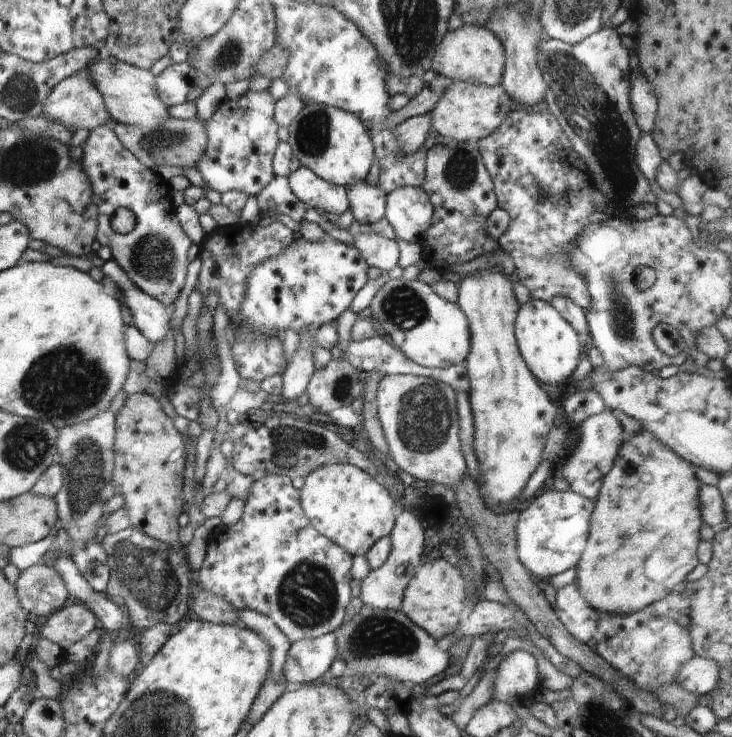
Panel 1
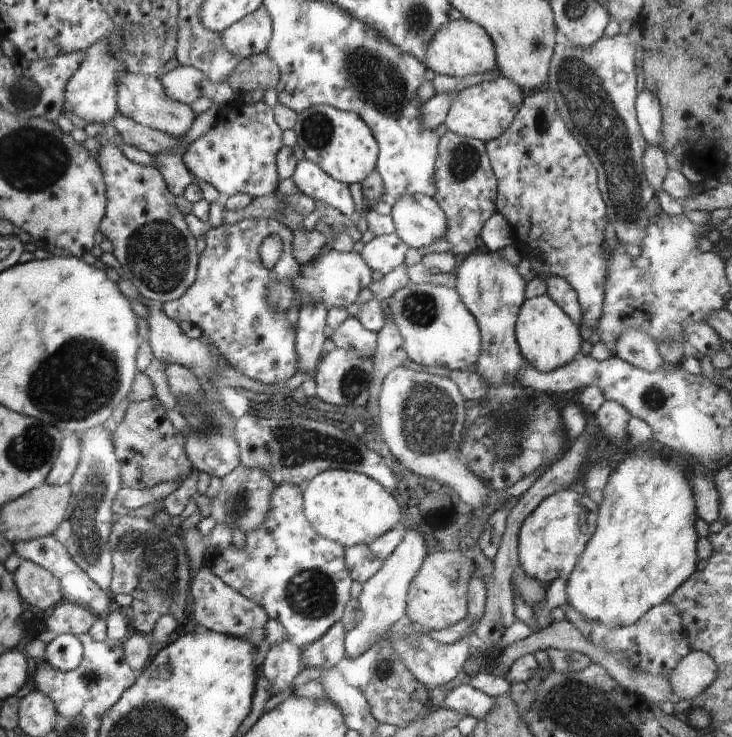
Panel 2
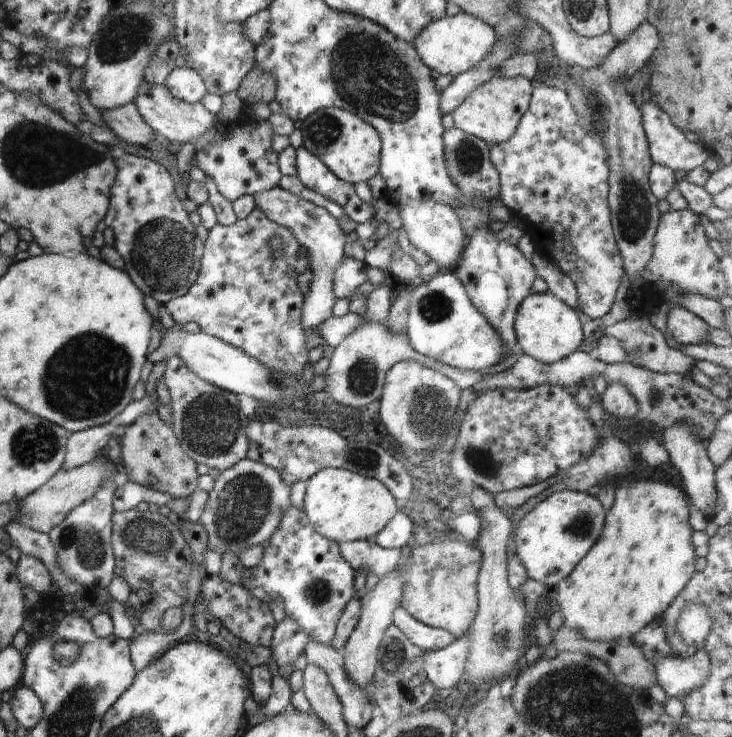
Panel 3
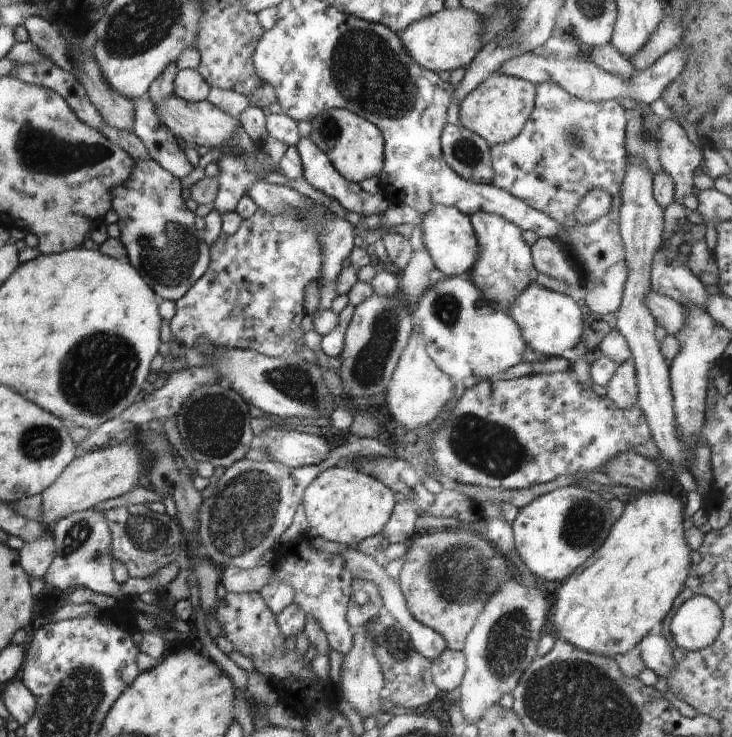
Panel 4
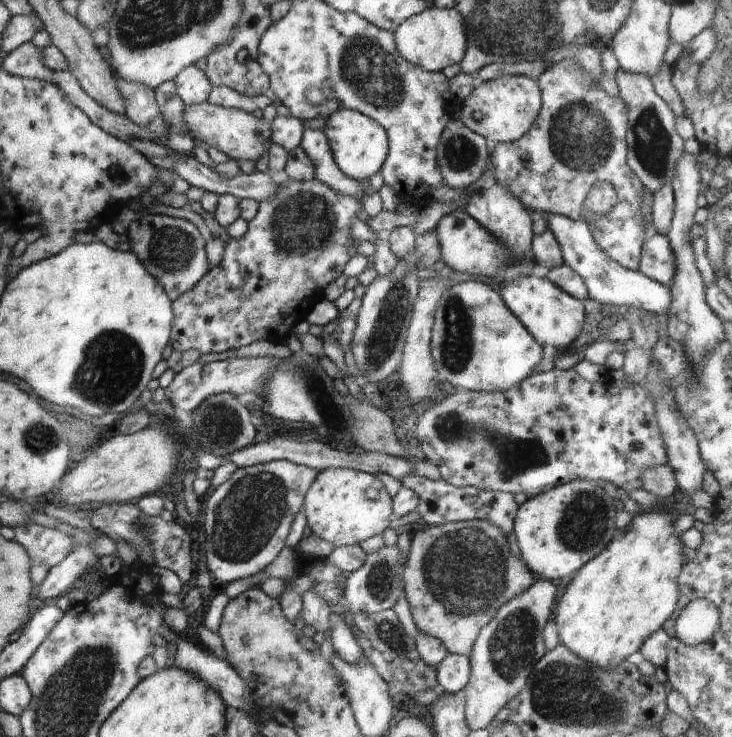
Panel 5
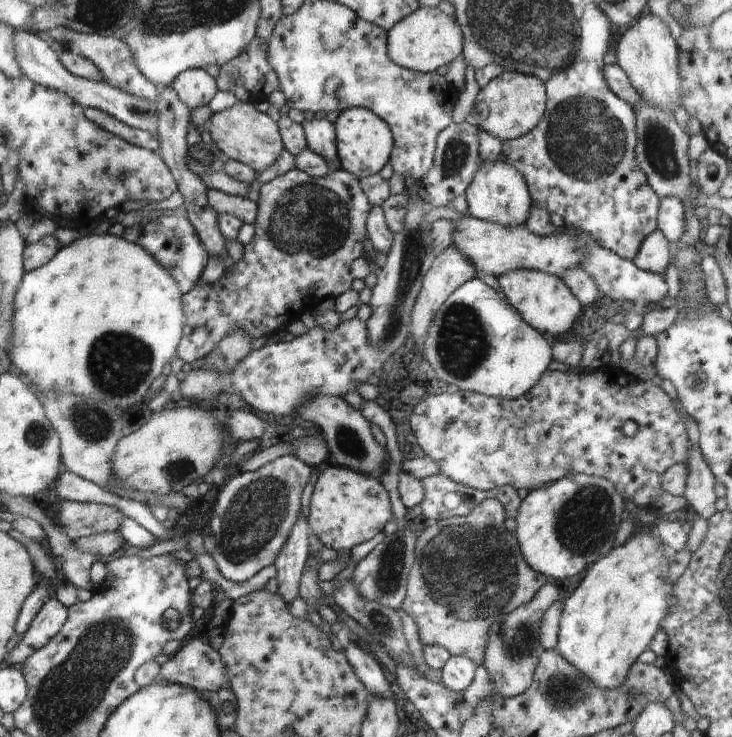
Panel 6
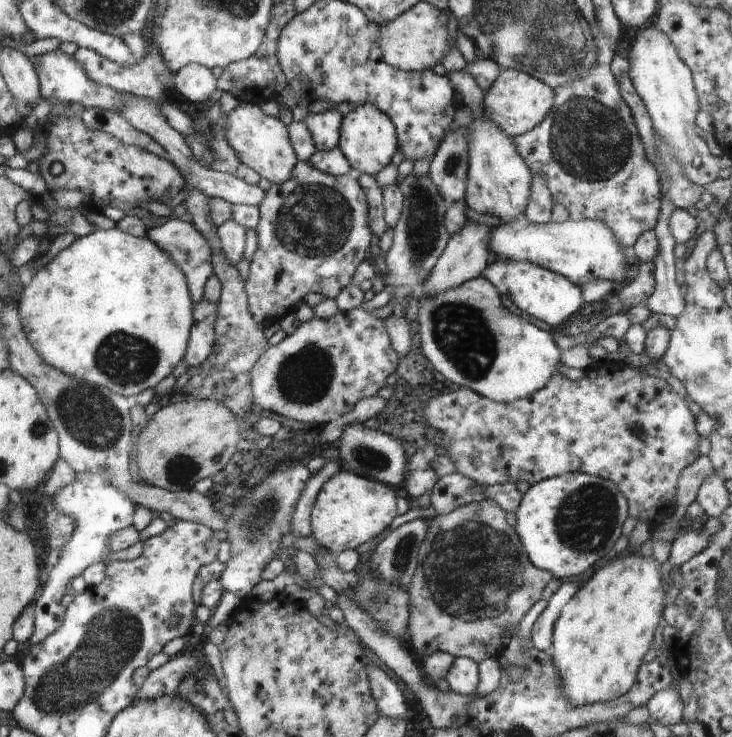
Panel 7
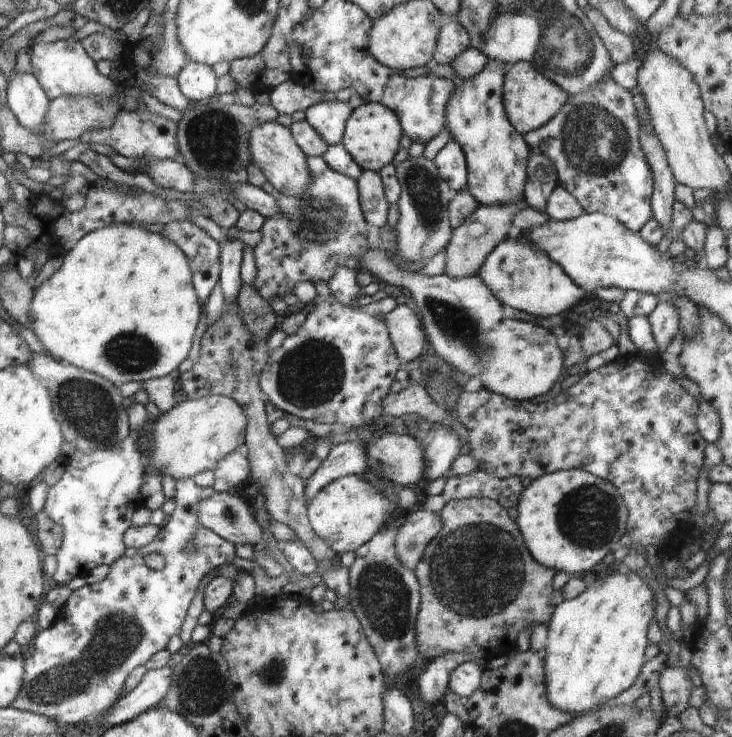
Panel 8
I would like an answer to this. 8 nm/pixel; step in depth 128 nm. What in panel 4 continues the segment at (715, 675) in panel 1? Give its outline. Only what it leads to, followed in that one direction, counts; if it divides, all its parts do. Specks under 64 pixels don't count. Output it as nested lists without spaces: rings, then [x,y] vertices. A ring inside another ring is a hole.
[[[657,629],[648,633],[638,644],[645,665],[654,670],[658,678],[668,680],[675,665],[671,648],[664,635]]]

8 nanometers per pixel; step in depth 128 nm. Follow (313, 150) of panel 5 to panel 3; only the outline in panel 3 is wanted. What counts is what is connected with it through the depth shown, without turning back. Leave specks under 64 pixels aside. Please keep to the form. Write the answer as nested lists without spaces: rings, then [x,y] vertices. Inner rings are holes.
[[[299,147],[295,151],[297,177],[306,188],[336,202],[347,217],[358,225],[374,218],[373,203],[364,203],[354,190],[354,184],[336,178],[306,147]]]

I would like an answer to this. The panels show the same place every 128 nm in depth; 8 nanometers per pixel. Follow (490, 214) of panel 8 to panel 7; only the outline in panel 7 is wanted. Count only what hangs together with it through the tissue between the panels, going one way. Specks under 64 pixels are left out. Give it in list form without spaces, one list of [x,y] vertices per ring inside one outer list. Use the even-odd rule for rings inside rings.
[[[467,223],[458,234],[449,238],[434,268],[422,282],[424,298],[435,297],[442,294],[445,290],[458,288],[461,284],[484,274],[485,268],[490,264],[491,254],[487,248],[490,229],[486,225]]]

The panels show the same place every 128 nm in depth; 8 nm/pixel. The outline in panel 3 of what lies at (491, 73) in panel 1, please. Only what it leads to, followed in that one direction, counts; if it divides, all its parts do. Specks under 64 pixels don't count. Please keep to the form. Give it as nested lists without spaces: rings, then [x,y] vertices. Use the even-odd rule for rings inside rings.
[[[460,11],[455,16],[442,17],[438,21],[421,31],[412,46],[416,49],[420,60],[431,70],[440,72],[441,75],[455,77],[474,68],[483,58],[486,58],[494,48],[498,38],[493,26],[482,19]]]

